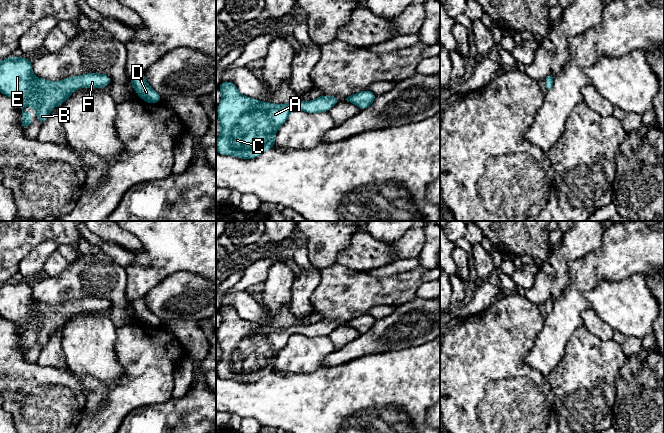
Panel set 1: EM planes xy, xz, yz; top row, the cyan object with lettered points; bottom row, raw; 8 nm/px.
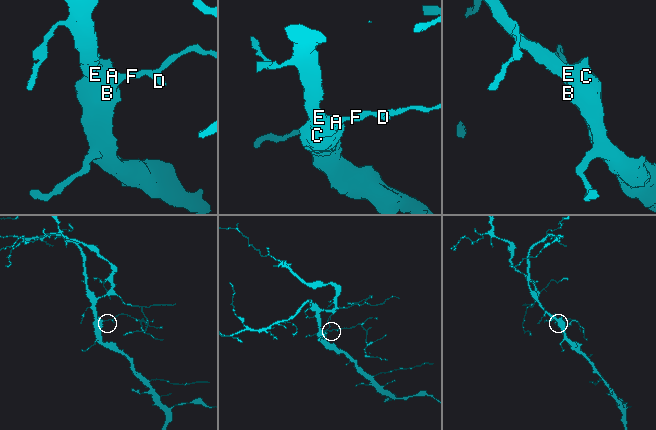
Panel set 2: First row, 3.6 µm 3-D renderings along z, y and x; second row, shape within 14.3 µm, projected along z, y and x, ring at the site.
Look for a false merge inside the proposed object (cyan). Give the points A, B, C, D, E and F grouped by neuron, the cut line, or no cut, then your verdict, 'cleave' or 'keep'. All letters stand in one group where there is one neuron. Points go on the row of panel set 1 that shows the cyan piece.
groups A B C D E F; cut none; keep

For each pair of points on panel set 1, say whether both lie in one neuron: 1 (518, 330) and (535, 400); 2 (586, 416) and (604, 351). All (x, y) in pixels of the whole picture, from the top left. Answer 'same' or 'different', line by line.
1: same
2: same

